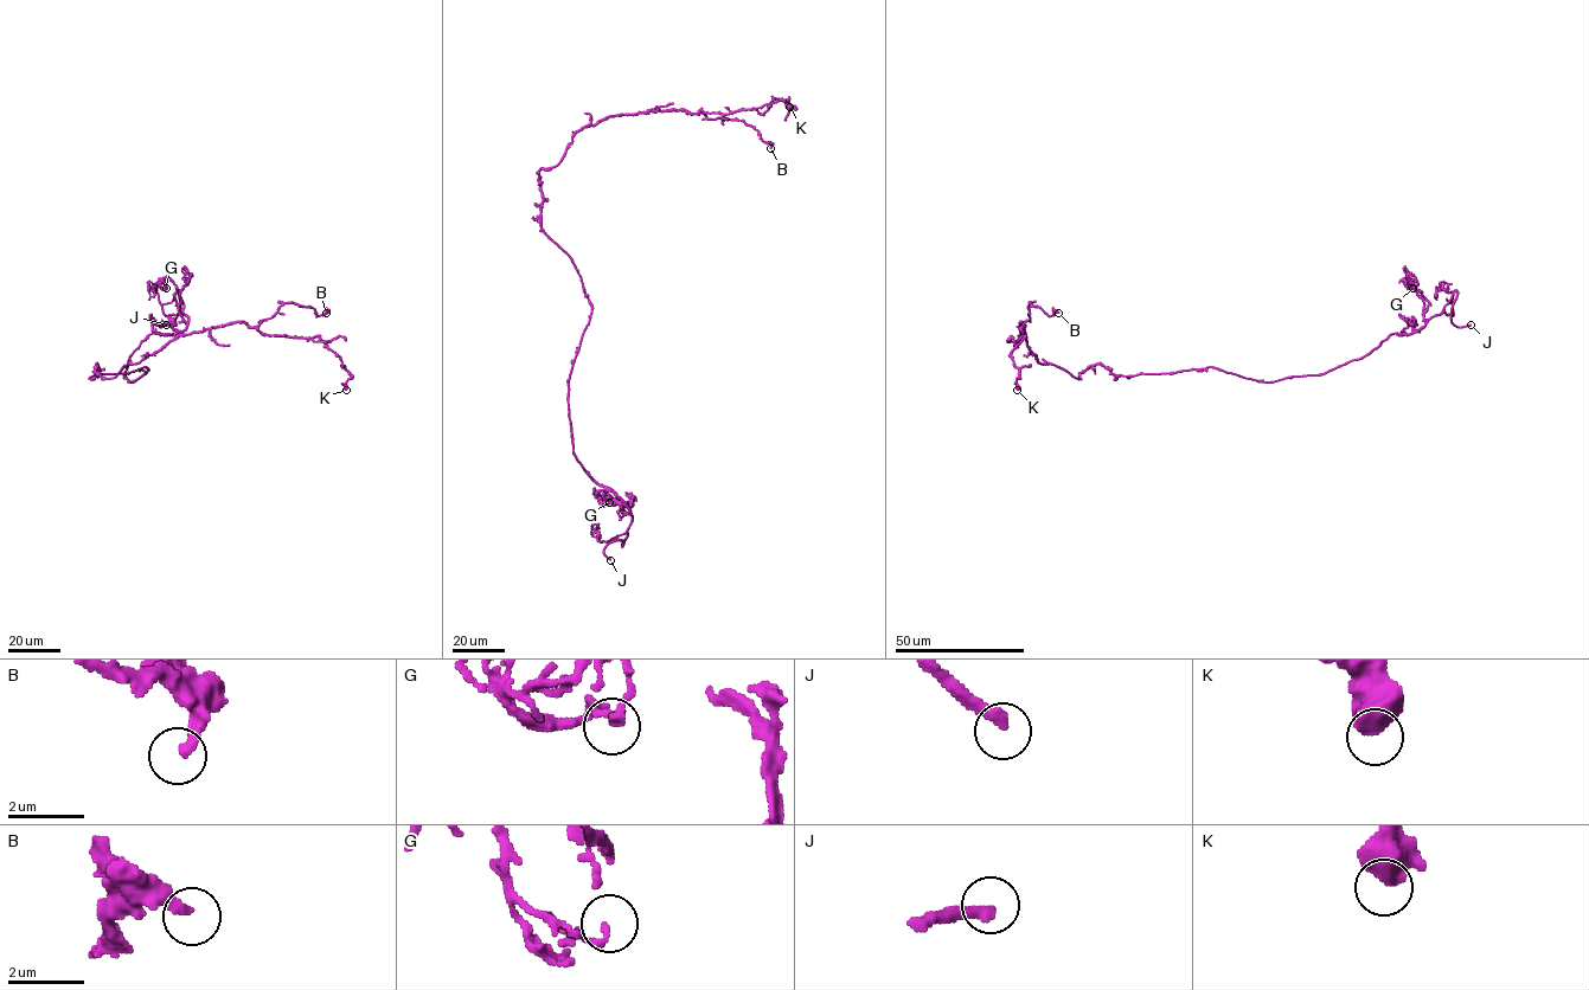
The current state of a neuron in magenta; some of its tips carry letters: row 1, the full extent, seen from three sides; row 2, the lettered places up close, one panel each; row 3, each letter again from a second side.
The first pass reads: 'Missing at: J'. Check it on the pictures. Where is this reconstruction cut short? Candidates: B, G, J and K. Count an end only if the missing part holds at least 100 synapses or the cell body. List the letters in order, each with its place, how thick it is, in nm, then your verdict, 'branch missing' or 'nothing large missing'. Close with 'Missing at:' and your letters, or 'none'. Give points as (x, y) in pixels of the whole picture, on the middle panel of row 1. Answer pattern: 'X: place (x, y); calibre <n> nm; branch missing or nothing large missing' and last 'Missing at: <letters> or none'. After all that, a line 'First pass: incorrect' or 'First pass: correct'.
B: place (770, 148); calibre 300 nm; nothing large missing
G: place (609, 502); calibre 130 nm; nothing large missing
J: place (610, 560); calibre 320 nm; branch missing
K: place (789, 107); calibre 650 nm; nothing large missing
Missing at: J
First pass: correct

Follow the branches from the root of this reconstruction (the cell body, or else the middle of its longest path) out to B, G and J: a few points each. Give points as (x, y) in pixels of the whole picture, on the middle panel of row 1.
B: (561, 248), (540, 225), (539, 171), (555, 167), (583, 127), (609, 116), (687, 110), (741, 120), (770, 148)
G: (561, 248), (591, 307), (568, 383), (572, 452), (630, 514), (621, 518), (621, 503), (608, 494), (609, 502)
J: (561, 248), (591, 307), (568, 383), (572, 452), (632, 515), (623, 545), (615, 540), (603, 550), (610, 560)

